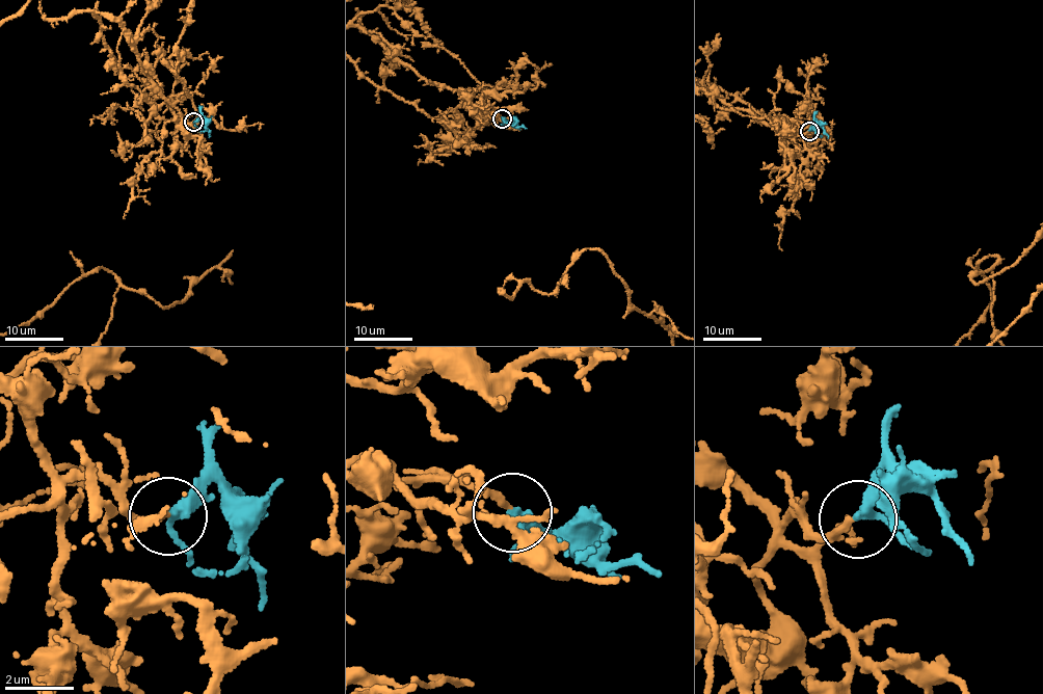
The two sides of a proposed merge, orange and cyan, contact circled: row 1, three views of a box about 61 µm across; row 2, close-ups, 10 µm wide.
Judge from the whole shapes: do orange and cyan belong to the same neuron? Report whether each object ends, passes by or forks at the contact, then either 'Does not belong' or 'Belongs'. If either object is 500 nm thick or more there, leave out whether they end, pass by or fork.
At the ring orange passes by. At the ring cyan passes by. Belongs

